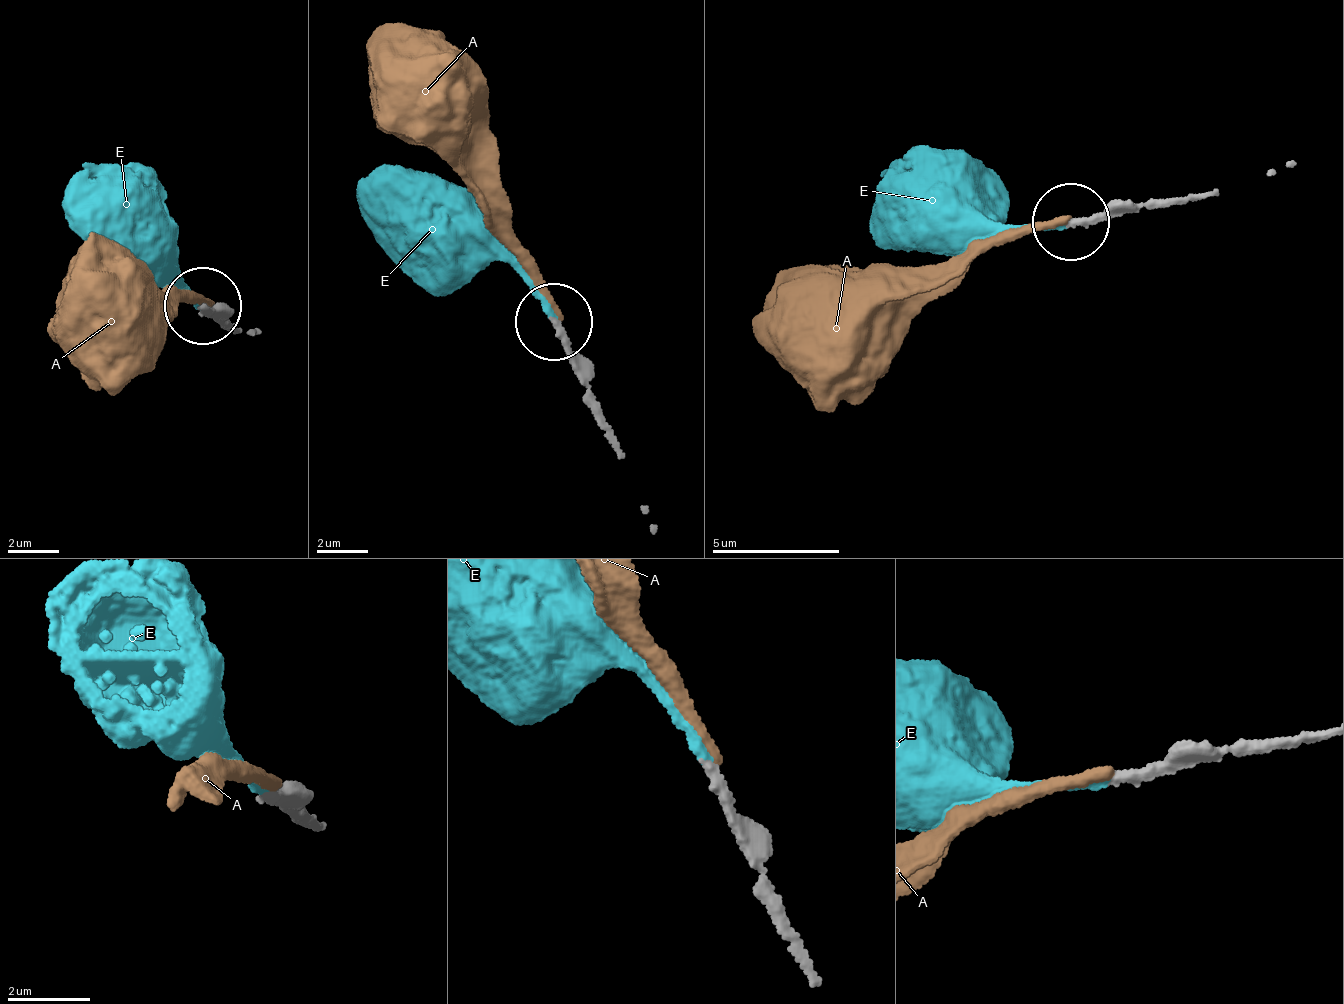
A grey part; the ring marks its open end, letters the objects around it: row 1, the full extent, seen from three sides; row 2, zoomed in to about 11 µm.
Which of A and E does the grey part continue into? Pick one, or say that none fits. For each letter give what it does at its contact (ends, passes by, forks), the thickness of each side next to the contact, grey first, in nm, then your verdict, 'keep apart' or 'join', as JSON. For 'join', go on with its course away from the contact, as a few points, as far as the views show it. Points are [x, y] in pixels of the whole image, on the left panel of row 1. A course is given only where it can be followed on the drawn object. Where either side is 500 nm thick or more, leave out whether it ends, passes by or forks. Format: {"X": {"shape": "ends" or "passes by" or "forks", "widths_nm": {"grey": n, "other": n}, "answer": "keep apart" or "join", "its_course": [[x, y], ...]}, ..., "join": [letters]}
{"A": {"shape": "ends", "widths_nm": {"grey": 300, "other": 320}, "answer": "keep apart"}, "E": {"shape": "ends", "widths_nm": {"grey": 300, "other": 240}, "answer": "join", "its_course": [[202, 304], [170, 276], [146, 274], [119, 218], [123, 214]]}, "join": ["E"]}

